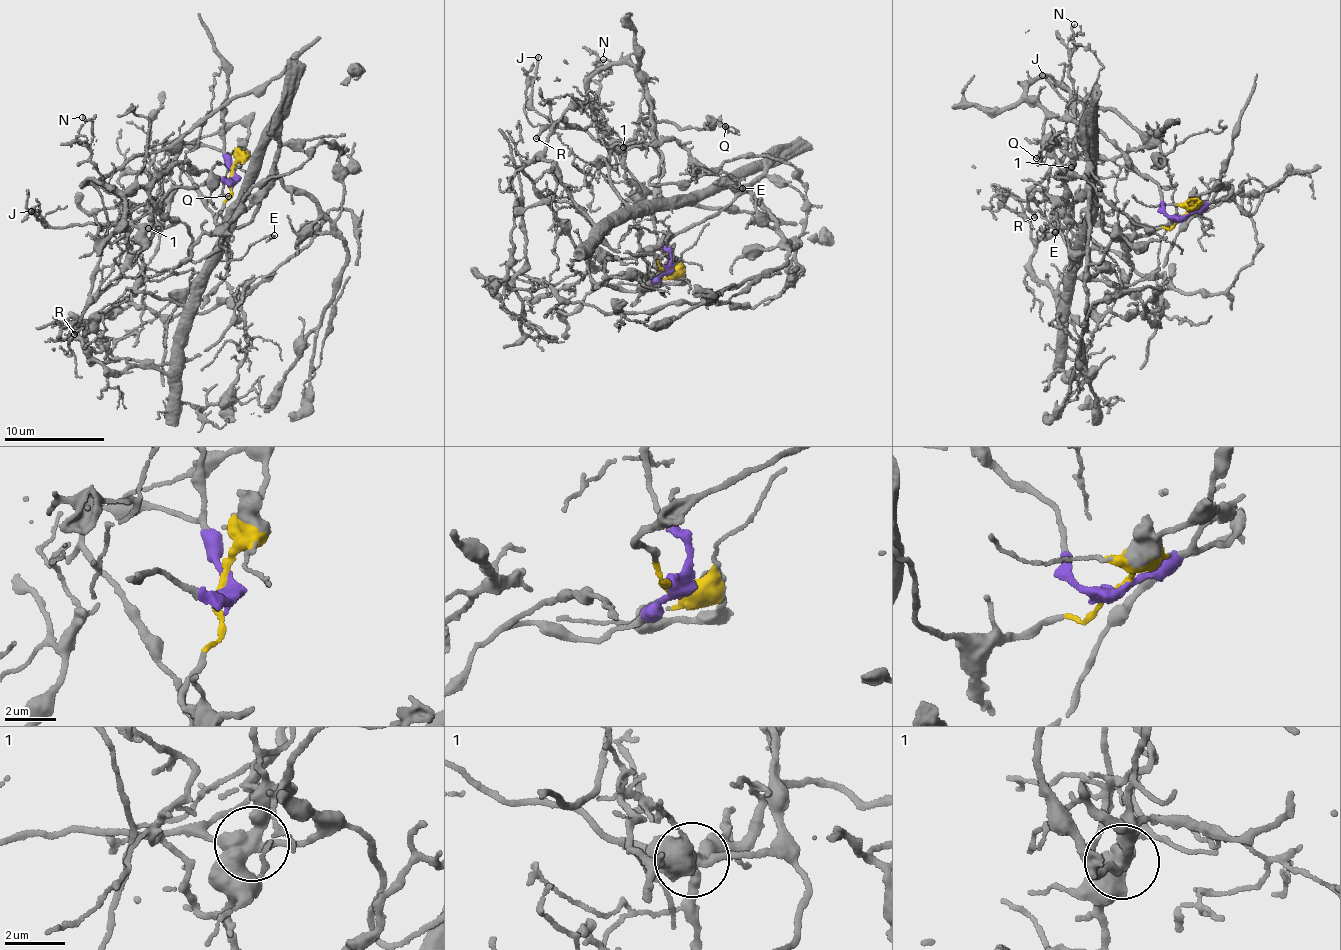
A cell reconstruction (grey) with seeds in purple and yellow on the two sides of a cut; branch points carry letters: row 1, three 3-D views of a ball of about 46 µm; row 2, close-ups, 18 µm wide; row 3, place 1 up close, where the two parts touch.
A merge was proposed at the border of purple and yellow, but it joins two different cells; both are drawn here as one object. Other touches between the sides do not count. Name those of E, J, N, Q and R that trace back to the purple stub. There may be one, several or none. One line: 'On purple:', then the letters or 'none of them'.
On purple: J, R

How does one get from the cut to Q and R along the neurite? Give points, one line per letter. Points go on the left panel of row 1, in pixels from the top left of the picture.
Q: (230, 177), (227, 228), (251, 220), (275, 137), (206, 284), (139, 292), (162, 199), (216, 163), (229, 196)
R: (230, 177), (198, 176), (184, 162), (151, 189), (85, 181), (104, 205), (107, 237), (75, 335)

